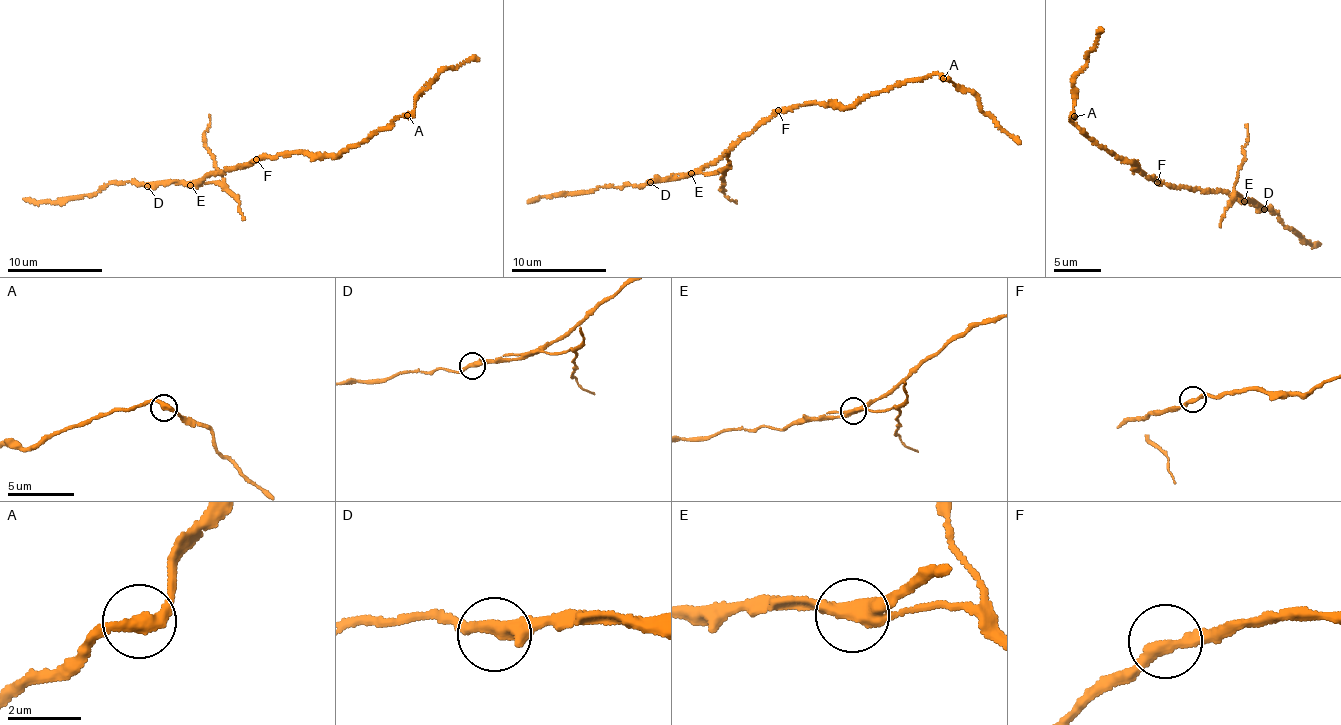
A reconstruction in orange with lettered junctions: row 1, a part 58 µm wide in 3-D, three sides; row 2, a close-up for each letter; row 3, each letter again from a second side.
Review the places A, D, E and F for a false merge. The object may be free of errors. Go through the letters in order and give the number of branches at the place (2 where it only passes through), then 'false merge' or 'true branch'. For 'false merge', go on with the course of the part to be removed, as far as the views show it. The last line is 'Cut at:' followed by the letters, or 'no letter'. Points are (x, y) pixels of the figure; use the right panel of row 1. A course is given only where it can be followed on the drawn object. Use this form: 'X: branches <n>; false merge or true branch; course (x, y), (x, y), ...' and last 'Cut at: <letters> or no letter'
A: branches 2; true branch
D: branches 3; true branch
E: branches 3; false merge; course (1243, 200), (1234, 188), (1244, 157), (1245, 124)
F: branches 2; true branch
Cut at: E

